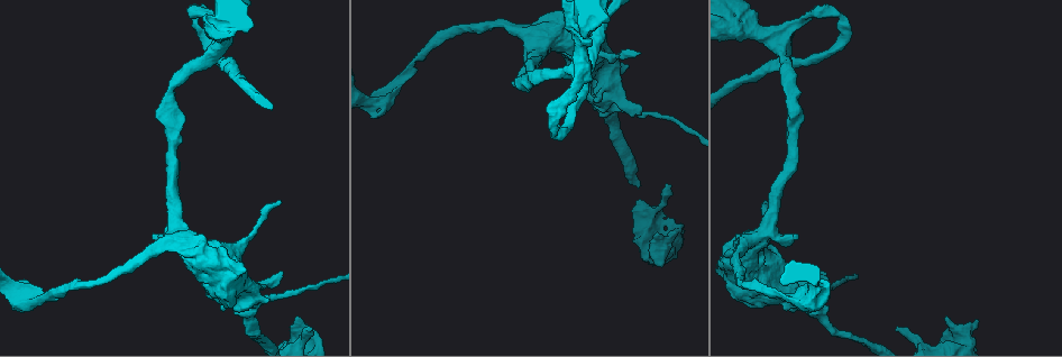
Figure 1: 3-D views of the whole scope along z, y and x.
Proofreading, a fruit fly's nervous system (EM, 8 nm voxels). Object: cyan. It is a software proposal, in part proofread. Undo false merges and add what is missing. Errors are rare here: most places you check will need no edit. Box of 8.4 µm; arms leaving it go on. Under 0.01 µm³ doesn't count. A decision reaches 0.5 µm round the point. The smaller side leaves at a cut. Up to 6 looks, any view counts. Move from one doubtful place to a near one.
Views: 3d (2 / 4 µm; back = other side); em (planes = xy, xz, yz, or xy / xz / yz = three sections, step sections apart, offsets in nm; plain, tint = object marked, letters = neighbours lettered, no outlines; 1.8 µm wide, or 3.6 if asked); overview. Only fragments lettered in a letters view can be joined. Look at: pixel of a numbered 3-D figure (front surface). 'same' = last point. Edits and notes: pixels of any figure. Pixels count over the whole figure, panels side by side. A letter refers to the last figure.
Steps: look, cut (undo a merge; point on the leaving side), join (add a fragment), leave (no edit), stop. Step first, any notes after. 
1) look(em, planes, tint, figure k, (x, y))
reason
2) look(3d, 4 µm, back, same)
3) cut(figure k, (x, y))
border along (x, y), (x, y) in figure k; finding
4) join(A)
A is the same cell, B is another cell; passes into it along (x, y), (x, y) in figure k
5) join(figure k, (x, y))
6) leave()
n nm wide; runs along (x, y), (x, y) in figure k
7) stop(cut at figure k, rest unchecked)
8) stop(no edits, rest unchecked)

look(em, yz, step 16, tint, figure 1, (662, 265))
stops while still wide

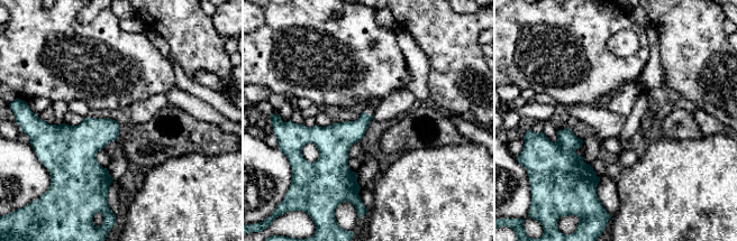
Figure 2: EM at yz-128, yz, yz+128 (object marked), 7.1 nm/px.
look(em, planes, letters, same)

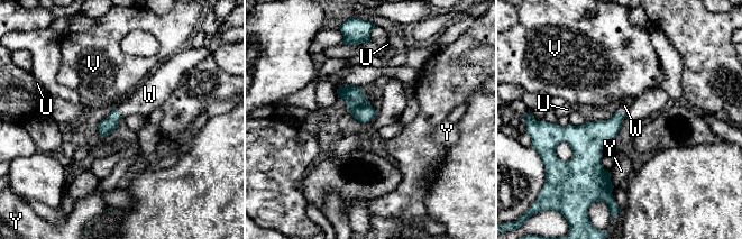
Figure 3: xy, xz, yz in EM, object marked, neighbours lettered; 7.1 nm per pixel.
join(W)
W is the same cell, U, V and Y are other cells; passes into it along (109, 125), (119, 113), (148, 95) in figure 3; the cell continues

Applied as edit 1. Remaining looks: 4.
look(em, planes, letters, figure 1, (611, 106))
small branch off a trunk

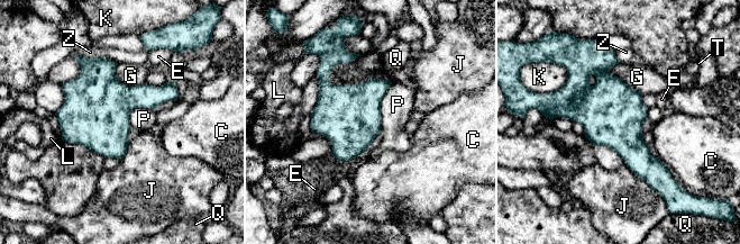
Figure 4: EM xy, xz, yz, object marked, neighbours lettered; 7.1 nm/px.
leave()
P touches over 380 nm; C, E, G, J, K, L, P, Q, T and Z are other cells; continuous, no second cell

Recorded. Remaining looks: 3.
look(3d, 2 µm, figure 1, (310, 331))
free end

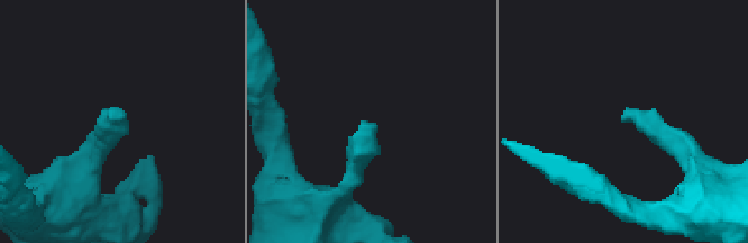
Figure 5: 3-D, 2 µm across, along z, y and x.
look(em, planes, letters, figure 5, (624, 122))

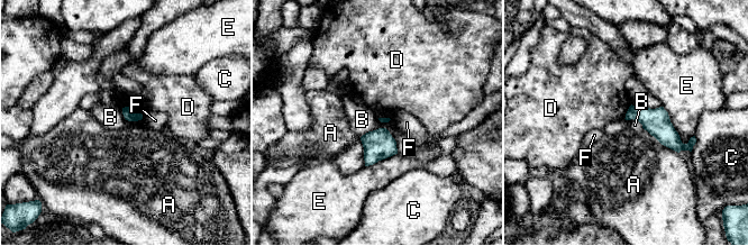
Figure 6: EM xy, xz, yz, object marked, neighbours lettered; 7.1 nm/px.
leave()
E touches over 340 nm; A, B, C, D, E and F are other cells; runs along (628, 116), (646, 116), (677, 145), (692, 142) in figure 6; none of them fits

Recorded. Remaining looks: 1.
stop(join at figure 3, rest unchecked)

